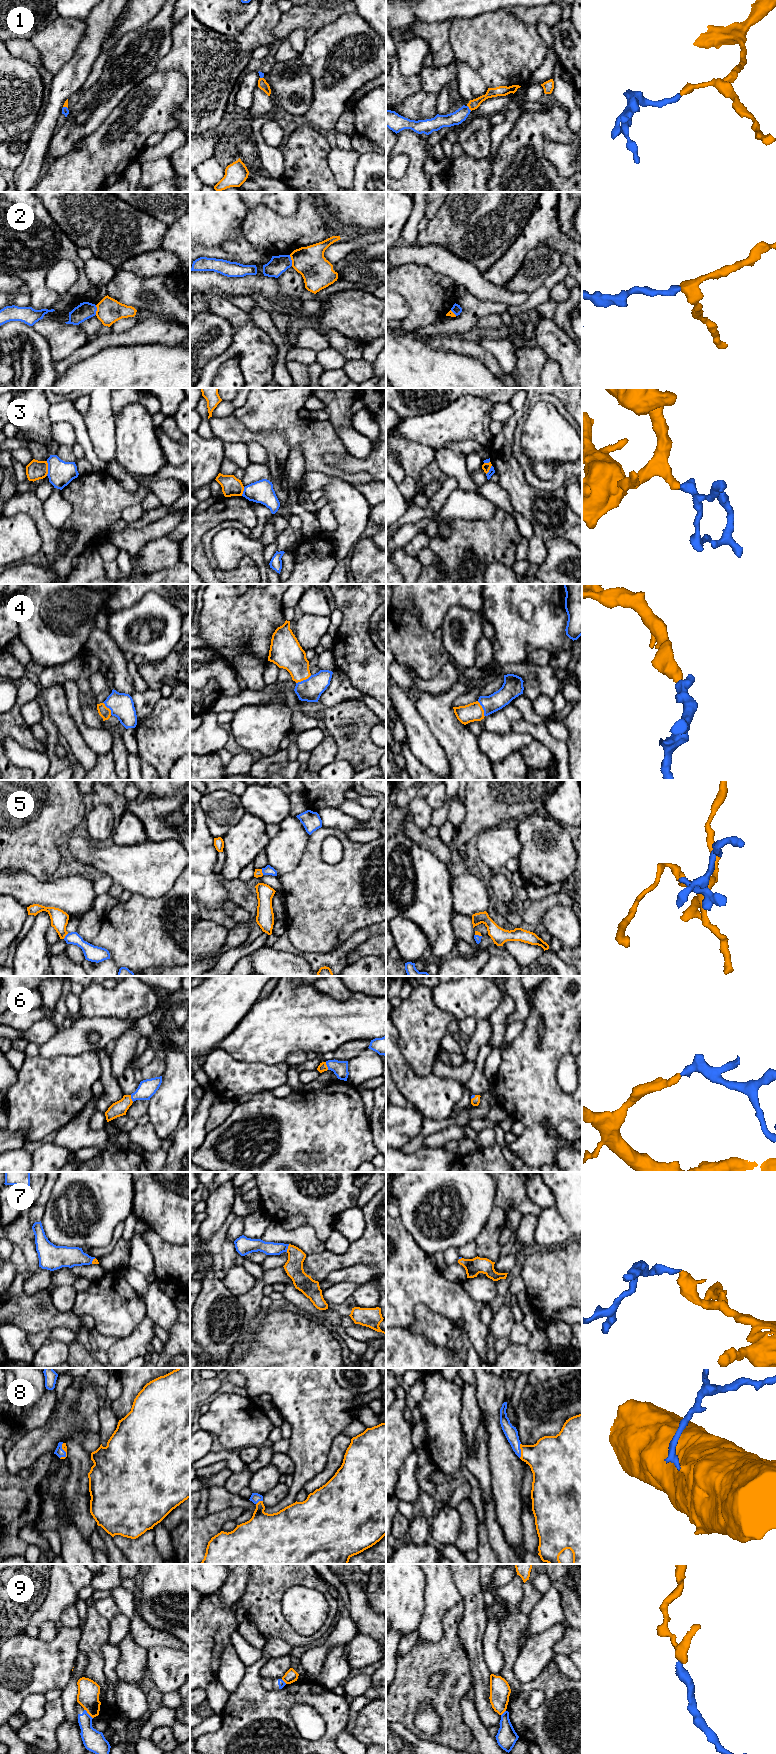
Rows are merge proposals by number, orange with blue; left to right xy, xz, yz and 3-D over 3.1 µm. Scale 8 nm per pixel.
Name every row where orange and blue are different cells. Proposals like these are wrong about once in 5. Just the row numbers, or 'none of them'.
2, 3, 9

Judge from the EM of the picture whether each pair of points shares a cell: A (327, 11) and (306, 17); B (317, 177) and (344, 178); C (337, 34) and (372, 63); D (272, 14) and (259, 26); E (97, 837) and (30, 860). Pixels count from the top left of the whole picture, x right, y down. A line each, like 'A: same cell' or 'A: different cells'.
A: same cell
B: different cells
C: same cell
D: same cell
E: different cells

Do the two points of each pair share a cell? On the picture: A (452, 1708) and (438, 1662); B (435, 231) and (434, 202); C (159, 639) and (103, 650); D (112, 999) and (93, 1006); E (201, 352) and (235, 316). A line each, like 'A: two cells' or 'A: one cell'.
A: one cell
B: two cells
C: two cells
D: one cell
E: two cells

